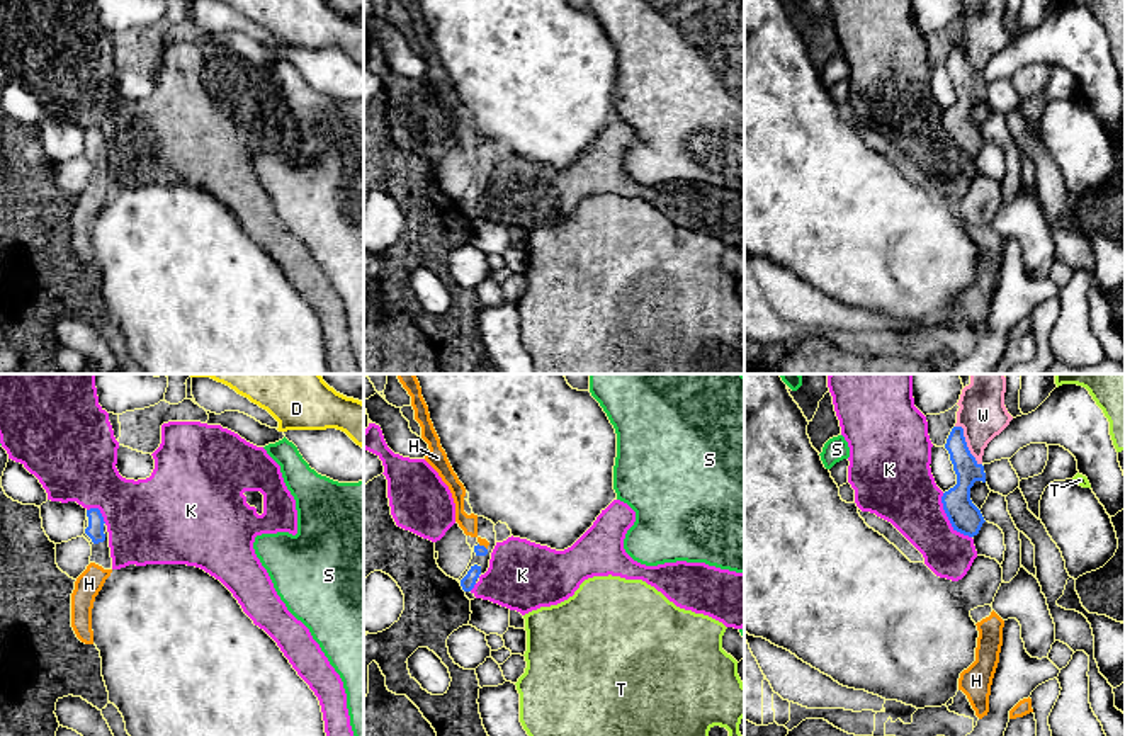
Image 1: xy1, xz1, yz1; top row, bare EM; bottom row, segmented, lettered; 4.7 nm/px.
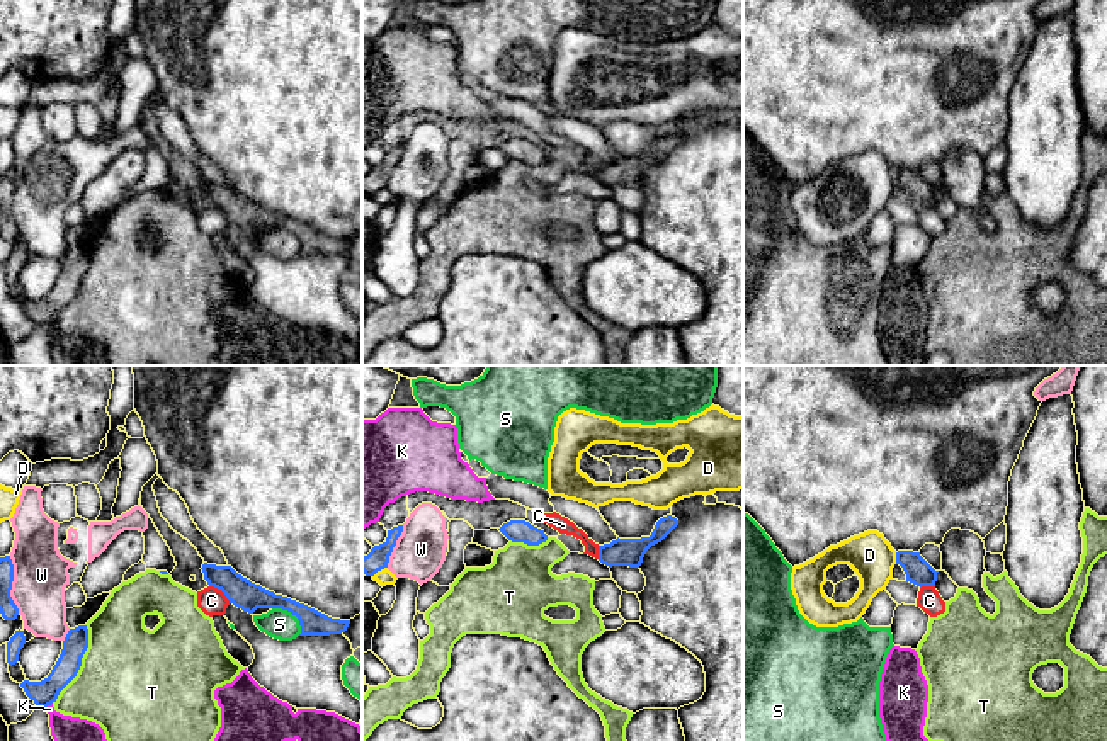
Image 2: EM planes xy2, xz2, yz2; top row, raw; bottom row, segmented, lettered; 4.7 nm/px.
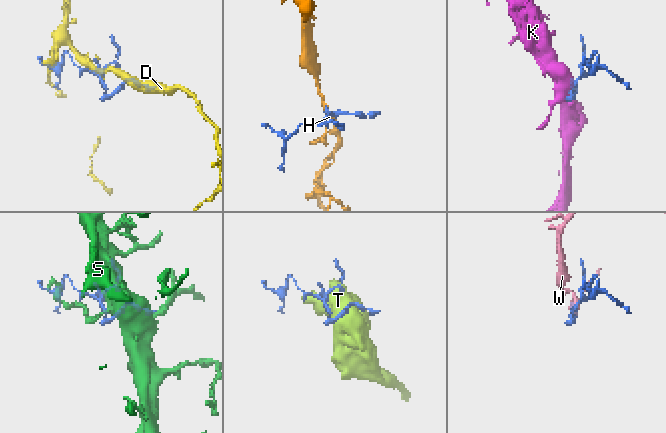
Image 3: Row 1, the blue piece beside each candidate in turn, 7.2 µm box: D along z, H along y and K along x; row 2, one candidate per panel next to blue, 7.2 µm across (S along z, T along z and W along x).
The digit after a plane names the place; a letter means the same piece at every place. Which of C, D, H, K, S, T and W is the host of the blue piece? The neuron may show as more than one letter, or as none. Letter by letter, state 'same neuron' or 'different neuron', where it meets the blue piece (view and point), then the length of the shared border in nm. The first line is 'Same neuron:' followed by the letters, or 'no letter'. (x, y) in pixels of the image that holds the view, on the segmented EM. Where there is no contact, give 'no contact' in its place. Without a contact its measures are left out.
Same neuron: H
C: different neuron | xy2 (221, 590) | 130 nm
D: different neuron | yz2 (896, 558) | 60 nm
H: same neuron | xz1 (483, 546) | 50 nm
K: different neuron | yz1 (949, 519) | 260 nm
S: different neuron | xy2 (293, 614) | 190 nm
T: different neuron | xy2 (80, 663) | 400 nm
W: different neuron | xy2 (11, 585) | 280 nm

